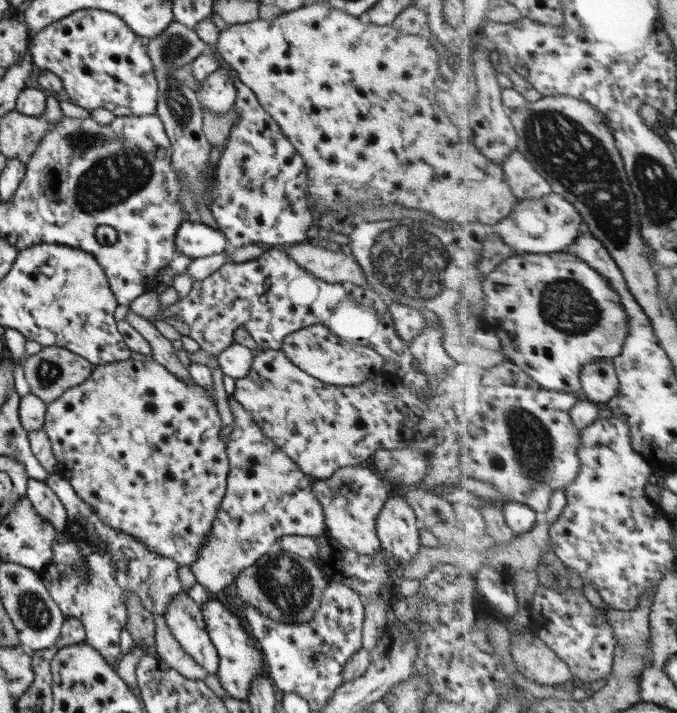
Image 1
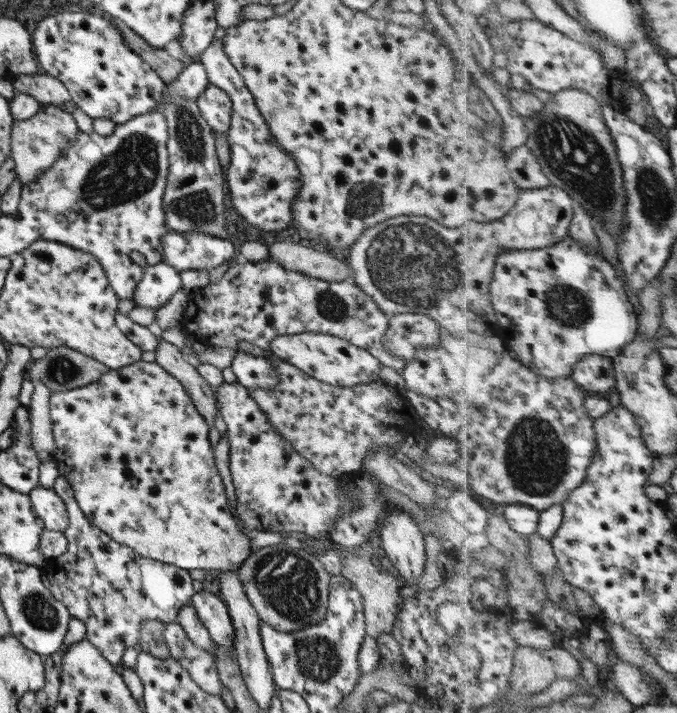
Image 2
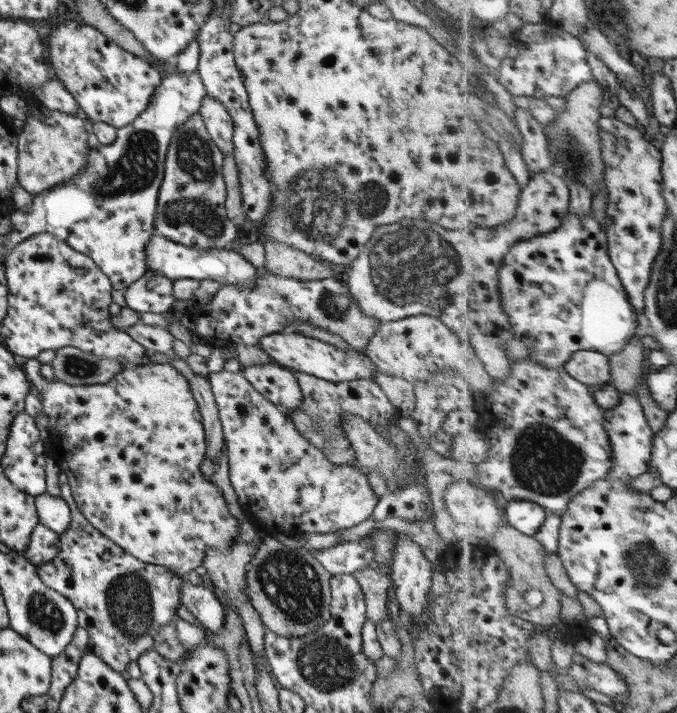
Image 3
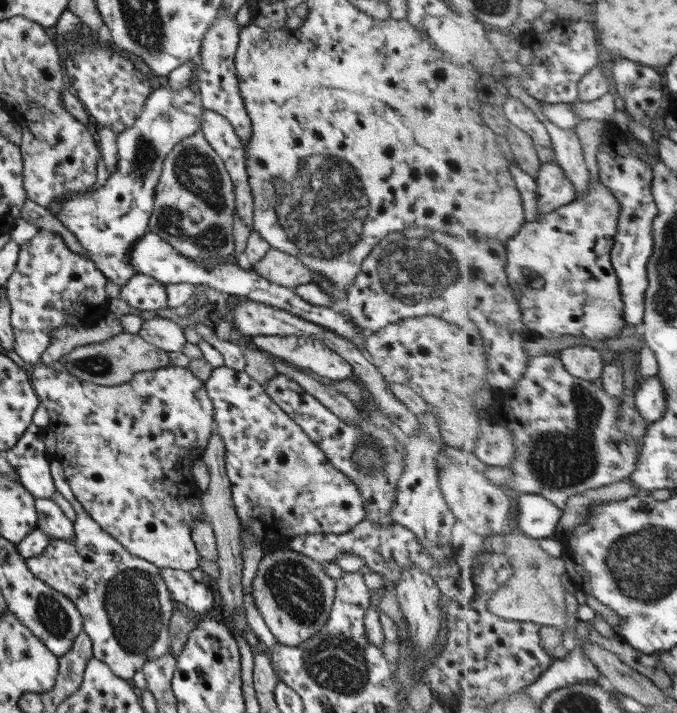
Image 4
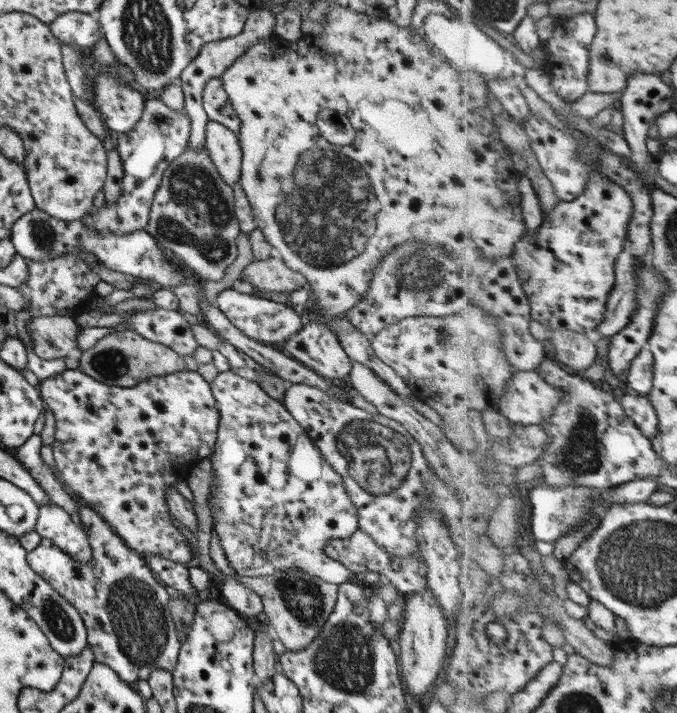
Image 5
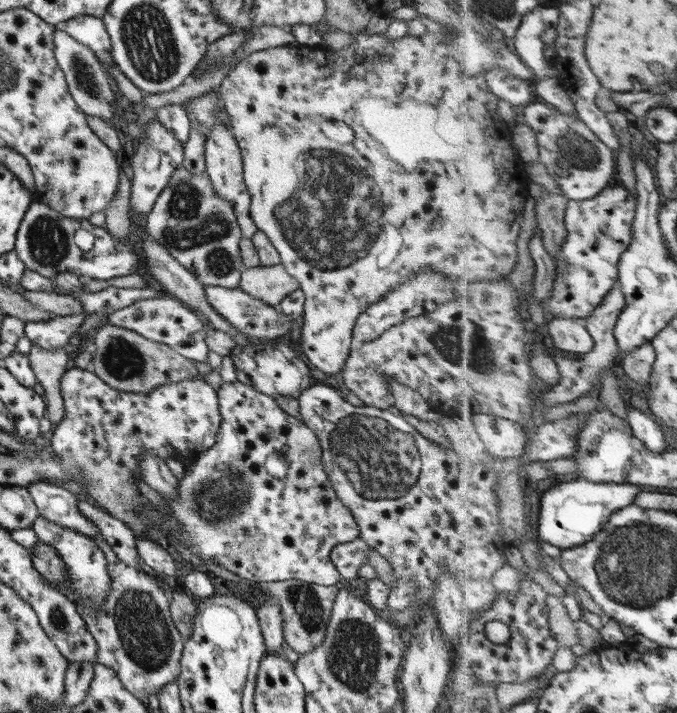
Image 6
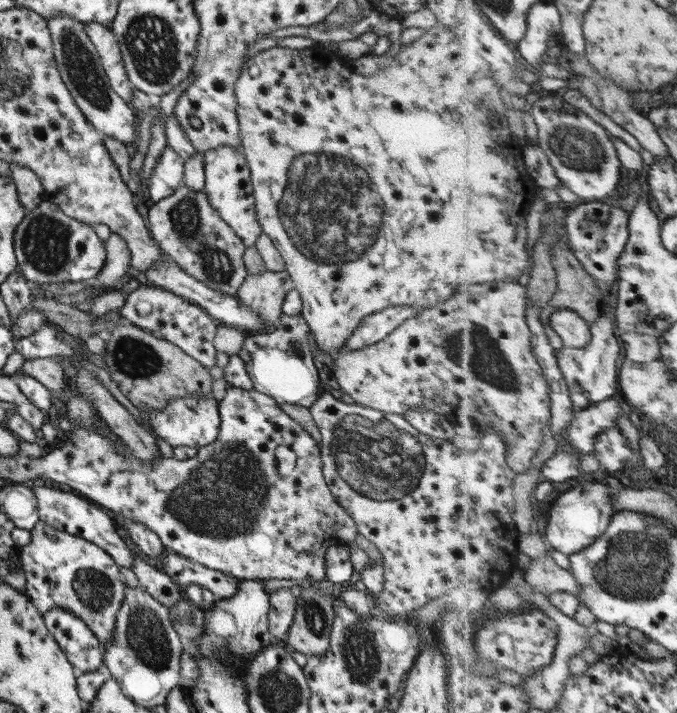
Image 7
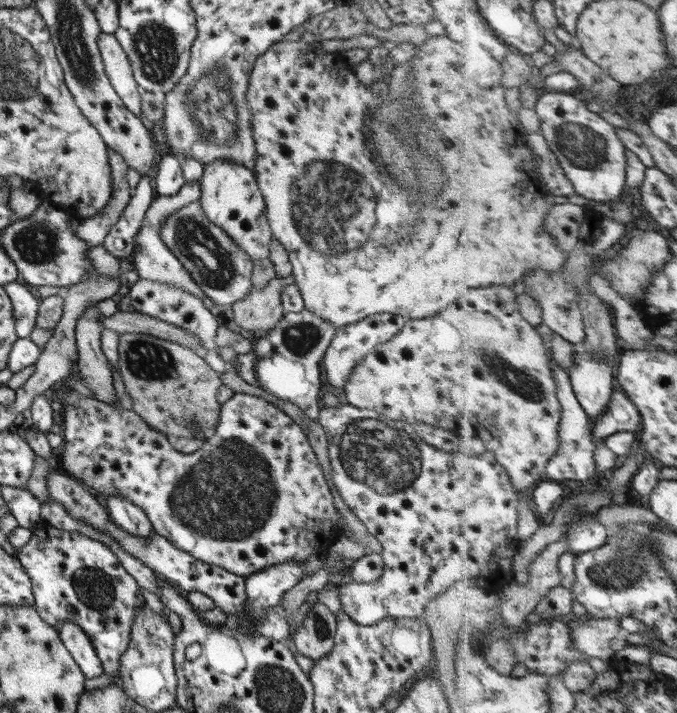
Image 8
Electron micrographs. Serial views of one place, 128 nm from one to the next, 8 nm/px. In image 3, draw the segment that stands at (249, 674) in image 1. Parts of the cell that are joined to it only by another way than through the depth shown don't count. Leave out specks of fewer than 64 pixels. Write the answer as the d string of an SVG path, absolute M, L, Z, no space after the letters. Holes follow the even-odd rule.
M182 579L180 586L180 604L183 605L198 621L208 634L215 634L222 629L224 608L217 597L200 584L191 584Z

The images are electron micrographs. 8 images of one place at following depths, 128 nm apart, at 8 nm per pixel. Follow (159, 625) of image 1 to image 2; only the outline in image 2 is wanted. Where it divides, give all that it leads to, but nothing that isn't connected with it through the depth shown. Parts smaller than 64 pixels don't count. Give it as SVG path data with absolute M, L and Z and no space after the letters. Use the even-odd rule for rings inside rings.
M176 621L164 623L163 642L167 645L168 656L180 664L180 667L191 677L191 680L193 680L201 690L219 697L221 685L213 657L209 656L202 648L195 646L185 636L185 633L181 630L181 627Z

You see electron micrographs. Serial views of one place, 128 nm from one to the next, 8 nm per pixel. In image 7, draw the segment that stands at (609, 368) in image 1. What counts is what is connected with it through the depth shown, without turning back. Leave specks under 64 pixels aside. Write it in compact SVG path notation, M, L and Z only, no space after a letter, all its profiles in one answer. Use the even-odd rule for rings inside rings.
M555 307L551 313L550 325L563 339L567 348L585 348L592 339L592 331L584 325L579 314L571 309Z

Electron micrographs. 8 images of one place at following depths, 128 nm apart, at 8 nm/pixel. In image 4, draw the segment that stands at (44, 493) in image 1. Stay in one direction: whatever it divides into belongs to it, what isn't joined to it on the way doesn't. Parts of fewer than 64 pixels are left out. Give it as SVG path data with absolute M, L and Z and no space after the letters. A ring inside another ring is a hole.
M48 498L34 499L34 509L37 513L36 528L55 539L72 539L73 523Z

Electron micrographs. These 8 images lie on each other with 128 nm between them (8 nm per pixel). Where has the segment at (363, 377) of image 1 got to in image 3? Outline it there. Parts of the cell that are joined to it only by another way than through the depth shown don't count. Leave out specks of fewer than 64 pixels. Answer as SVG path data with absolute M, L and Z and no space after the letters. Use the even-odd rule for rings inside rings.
M295 332L268 334L261 337L256 346L270 356L274 364L279 364L287 369L295 369L329 383L373 379L373 374L375 374L374 364L362 352L353 349L342 351L326 342L321 342L316 338L303 337Z

